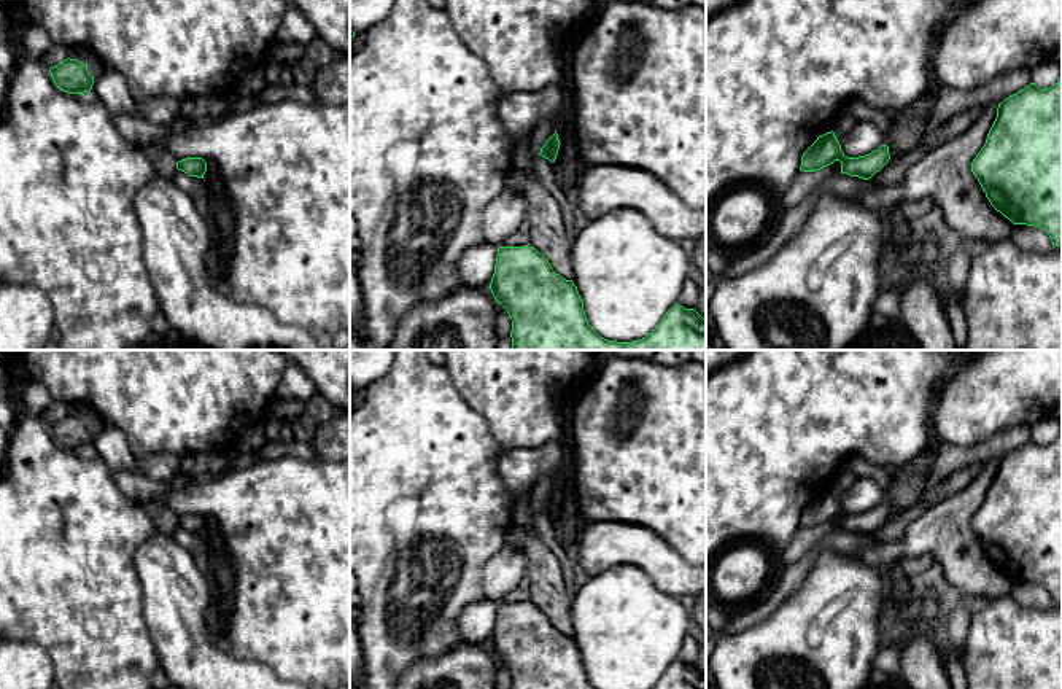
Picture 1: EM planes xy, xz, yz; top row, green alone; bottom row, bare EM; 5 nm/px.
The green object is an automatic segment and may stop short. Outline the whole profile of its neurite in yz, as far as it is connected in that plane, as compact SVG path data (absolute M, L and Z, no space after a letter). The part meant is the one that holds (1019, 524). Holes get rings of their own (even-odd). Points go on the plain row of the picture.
M1062 433L1048 446L1030 439L998 460L971 528L997 568L1013 581L1043 586L1052 601L1062 603Z

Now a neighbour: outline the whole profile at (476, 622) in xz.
M482 598L480 601L464 606L456 619L459 635L467 643L490 644L498 605L494 600Z

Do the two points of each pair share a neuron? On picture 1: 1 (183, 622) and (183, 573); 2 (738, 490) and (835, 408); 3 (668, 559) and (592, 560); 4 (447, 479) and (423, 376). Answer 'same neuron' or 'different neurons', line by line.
1: same neuron
2: same neuron
3: same neuron
4: same neuron

